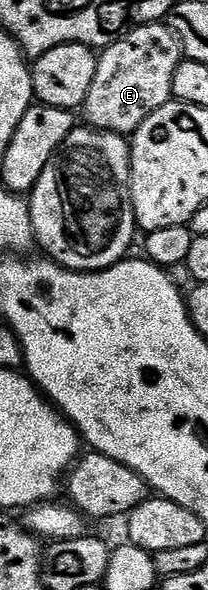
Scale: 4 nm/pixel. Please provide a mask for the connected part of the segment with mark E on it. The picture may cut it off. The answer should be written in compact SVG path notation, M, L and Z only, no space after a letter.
M162 21L140 25L112 45L101 48L96 77L92 80L92 89L88 89L88 97L84 104L85 122L95 131L107 131L123 137L133 136L134 131L140 129L140 125L144 125L144 121L148 121L152 113L156 113L156 109L171 102L172 77L176 77L176 69L183 58L180 41Z

